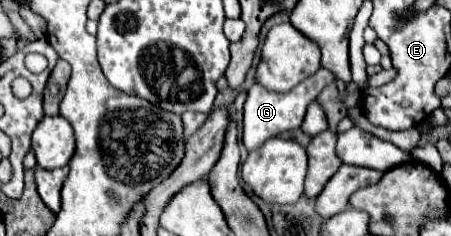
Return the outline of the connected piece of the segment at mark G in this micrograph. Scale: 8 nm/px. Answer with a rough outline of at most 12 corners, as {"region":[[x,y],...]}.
{"region":[[317,70],[293,90],[247,92],[243,144],[255,150],[279,132],[299,128],[307,106],[336,85],[343,105],[360,107],[331,72]]}

